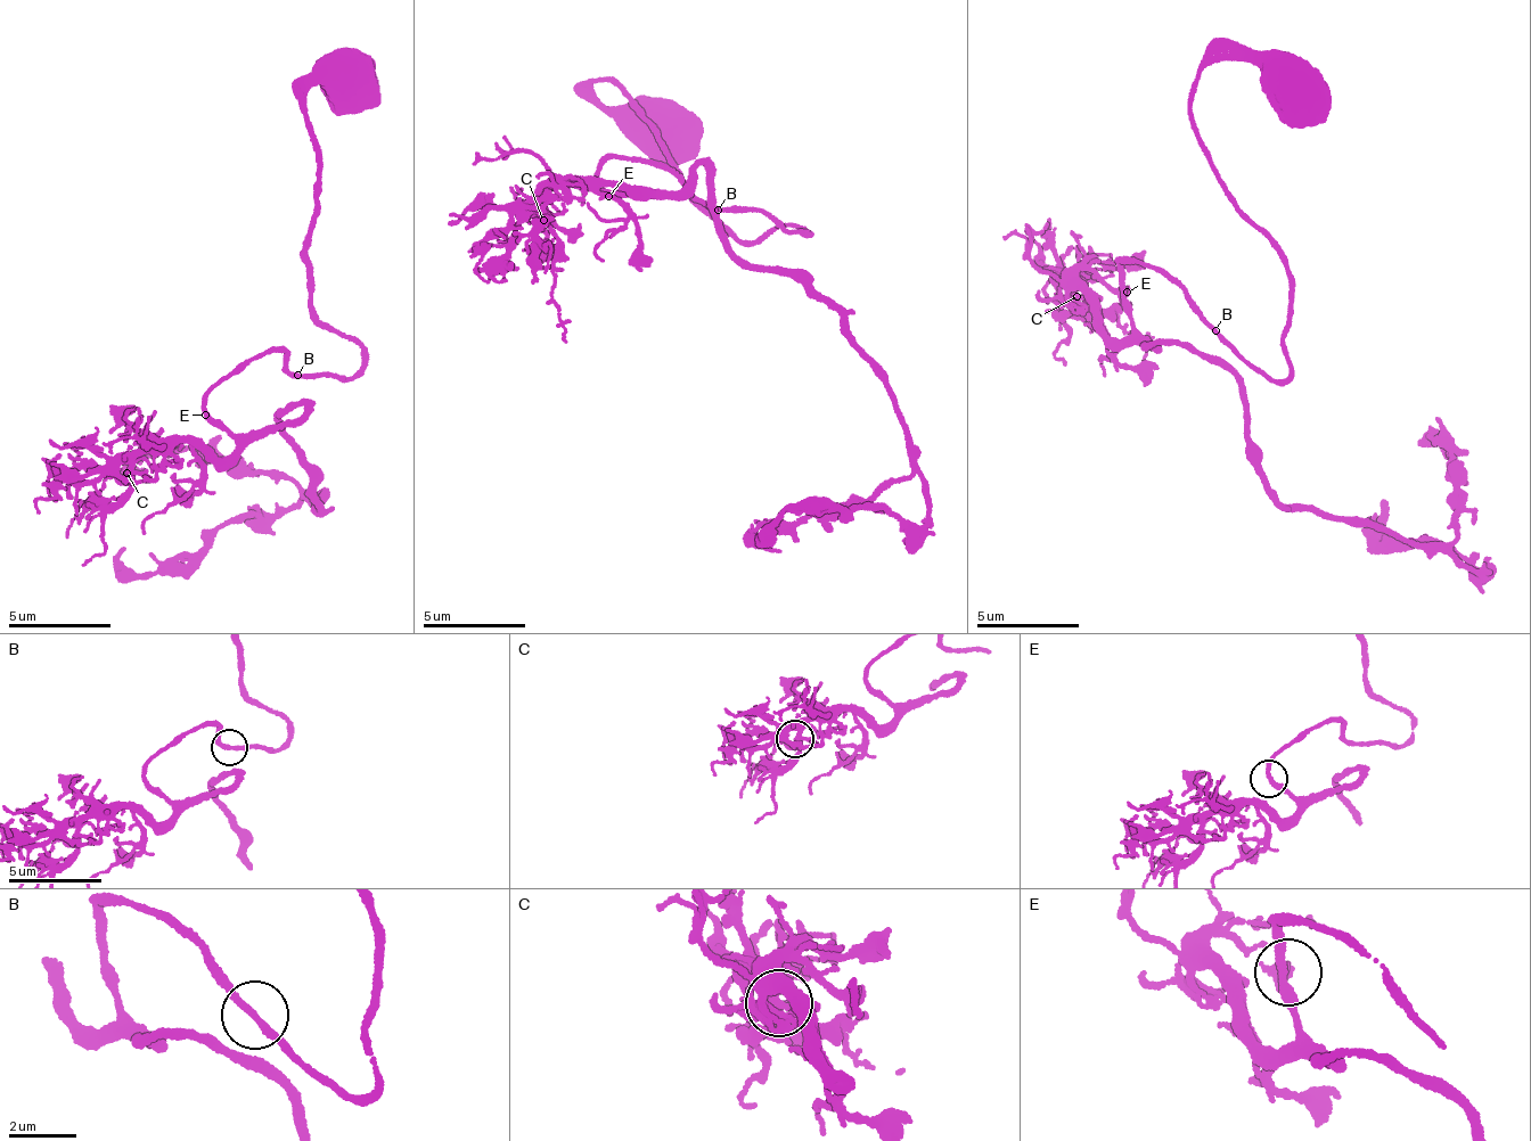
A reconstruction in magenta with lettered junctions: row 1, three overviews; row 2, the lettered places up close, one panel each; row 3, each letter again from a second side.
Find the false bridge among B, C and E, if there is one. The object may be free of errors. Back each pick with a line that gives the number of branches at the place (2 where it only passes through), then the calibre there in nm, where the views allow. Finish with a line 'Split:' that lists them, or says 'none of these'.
Split: none of these

